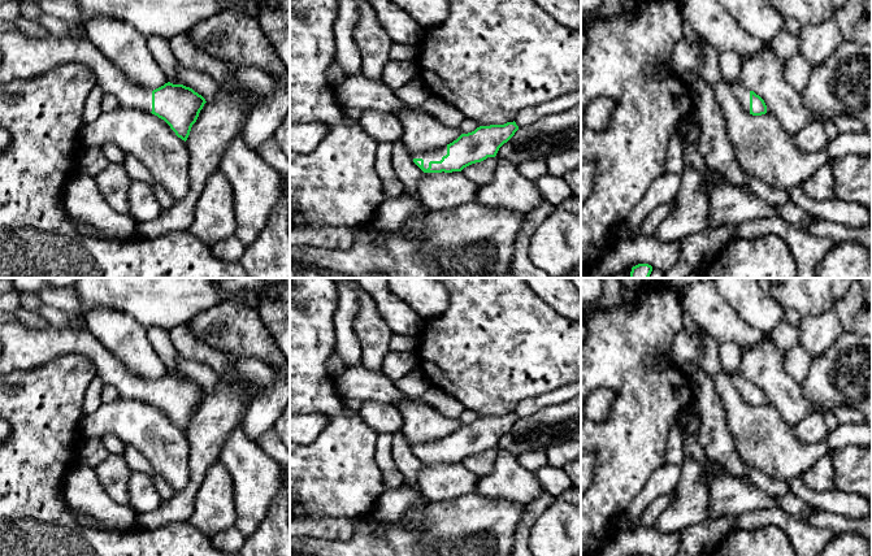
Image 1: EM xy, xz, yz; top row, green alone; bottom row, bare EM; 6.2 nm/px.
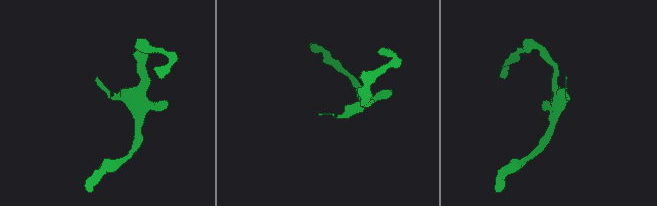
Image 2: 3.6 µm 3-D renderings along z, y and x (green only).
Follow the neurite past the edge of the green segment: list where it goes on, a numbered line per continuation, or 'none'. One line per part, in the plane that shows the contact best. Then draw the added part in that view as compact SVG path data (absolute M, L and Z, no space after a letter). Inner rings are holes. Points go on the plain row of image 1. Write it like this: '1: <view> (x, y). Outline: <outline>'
1: xz (436, 446). Outline: M447 436L438 439L438 440L434 440L434 442L429 442L429 443L413 444L413 446L411 446L411 448L412 448L412 451L413 449L422 449L424 459L428 460L430 452L441 452L442 448L446 446L447 446Z

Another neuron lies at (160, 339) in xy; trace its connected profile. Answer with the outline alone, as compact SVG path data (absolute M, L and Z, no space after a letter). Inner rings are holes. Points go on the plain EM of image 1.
M152 326L147 329L147 336L168 373L181 375L178 369L179 356L170 339L169 330Z

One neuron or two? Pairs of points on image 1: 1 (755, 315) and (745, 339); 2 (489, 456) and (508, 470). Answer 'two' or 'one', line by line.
1: two
2: two

